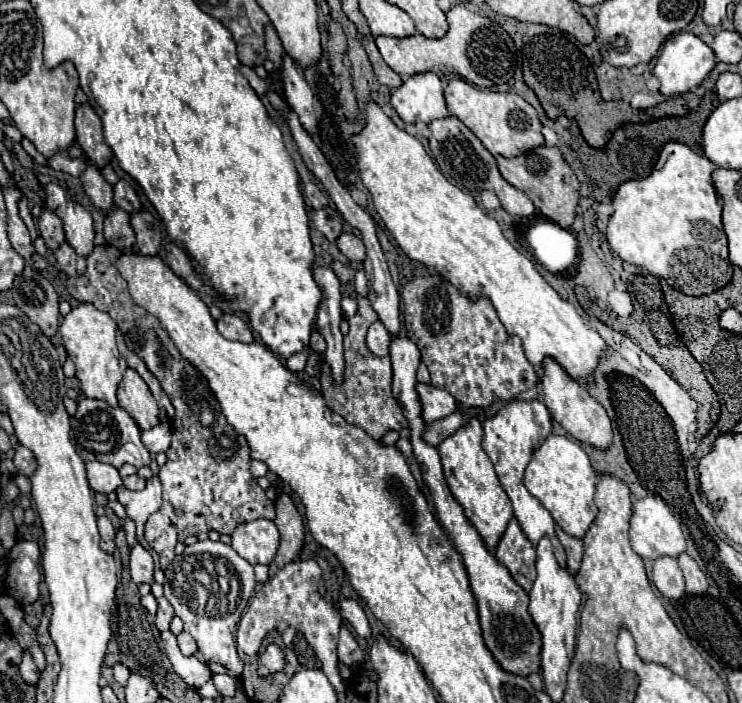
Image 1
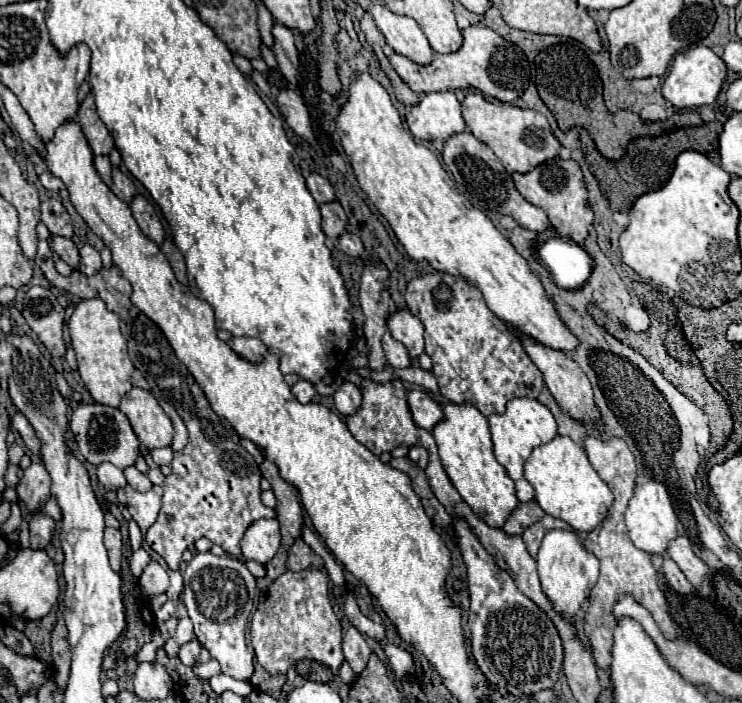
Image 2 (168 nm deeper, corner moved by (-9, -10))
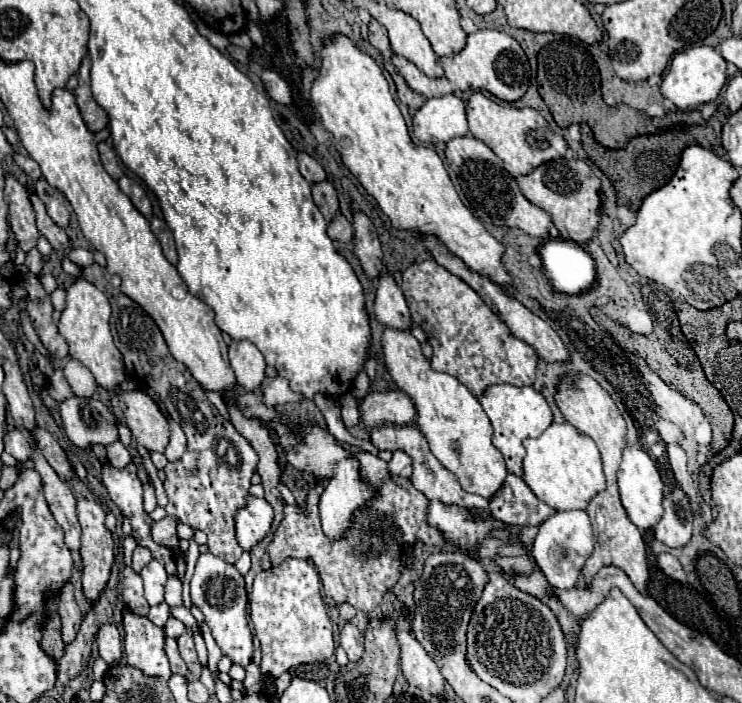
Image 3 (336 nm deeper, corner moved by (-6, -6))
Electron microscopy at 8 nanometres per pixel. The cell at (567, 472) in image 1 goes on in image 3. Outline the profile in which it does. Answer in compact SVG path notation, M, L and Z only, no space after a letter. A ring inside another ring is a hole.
M550 424L538 438L526 440L524 448L524 482L554 510L586 510L590 498L606 490L606 476L596 444L572 424Z

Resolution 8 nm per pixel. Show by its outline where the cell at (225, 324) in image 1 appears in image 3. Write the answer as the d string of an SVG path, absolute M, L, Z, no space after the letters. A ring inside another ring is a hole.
M234 340L228 346L230 366L236 374L236 380L244 390L254 390L266 378L264 374L264 356L250 340Z

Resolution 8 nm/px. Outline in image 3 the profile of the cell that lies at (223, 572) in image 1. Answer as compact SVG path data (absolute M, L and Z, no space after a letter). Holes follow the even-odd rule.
M210 552L200 554L194 568L194 576L190 580L190 596L192 596L192 604L202 610L204 622L208 624L222 654L228 656L232 664L246 668L252 660L254 648L252 648L252 634L246 622L244 576L236 570L234 564L228 564Z

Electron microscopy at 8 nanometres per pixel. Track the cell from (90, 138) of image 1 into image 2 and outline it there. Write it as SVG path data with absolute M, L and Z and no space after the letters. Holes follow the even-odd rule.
M89 92L85 96L85 100L81 102L79 110L77 110L77 118L79 118L79 124L89 140L89 146L93 148L93 152L99 156L99 154L109 154L111 148L113 148L113 138L109 134L109 130L105 128L105 124L101 122L99 114L97 114L97 108L95 108L95 100L93 100L93 94Z

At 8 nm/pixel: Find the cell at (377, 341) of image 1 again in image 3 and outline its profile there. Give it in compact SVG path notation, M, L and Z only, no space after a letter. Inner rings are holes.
M386 328L382 334L382 348L392 380L416 402L418 428L426 436L432 454L446 470L456 474L462 490L480 494L486 500L494 498L508 470L502 454L492 446L492 424L480 402L454 376L434 372L430 360L422 356L420 344L410 332Z

